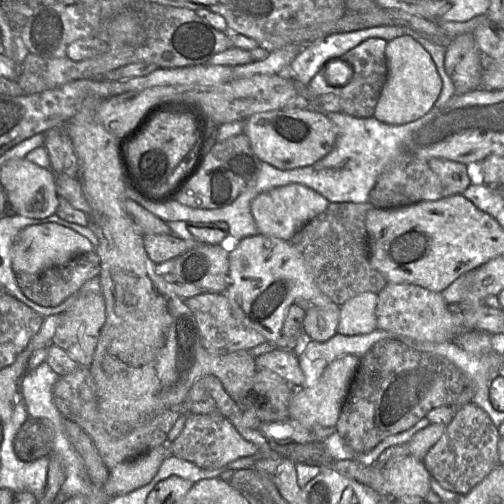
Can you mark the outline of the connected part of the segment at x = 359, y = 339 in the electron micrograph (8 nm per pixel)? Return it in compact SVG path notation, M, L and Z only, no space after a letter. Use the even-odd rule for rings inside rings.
M376 329L369 334L355 336L336 333L325 342L317 342L307 337L305 349L298 356L300 367L305 376L303 387L315 386L325 367L337 358L347 354L361 358L377 342L386 339L398 340L401 337L381 329Z

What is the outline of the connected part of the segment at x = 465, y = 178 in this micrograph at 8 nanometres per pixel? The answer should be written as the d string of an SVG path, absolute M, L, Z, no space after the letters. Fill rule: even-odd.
M431 158L428 163L448 191L448 195L463 194L472 184L469 167L465 164L441 158Z

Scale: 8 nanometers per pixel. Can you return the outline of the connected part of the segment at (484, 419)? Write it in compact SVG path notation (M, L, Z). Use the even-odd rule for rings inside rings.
M468 402L456 410L442 437L423 458L428 473L444 489L465 495L499 464L500 434L489 415L478 405Z

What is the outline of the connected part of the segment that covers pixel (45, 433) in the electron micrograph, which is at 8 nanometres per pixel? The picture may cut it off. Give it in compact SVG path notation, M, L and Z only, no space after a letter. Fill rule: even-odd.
M28 417L16 433L14 451L23 461L49 456L52 452L50 429L41 421Z

